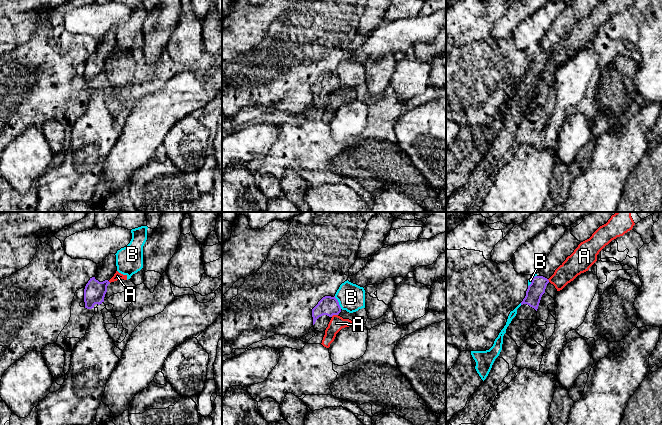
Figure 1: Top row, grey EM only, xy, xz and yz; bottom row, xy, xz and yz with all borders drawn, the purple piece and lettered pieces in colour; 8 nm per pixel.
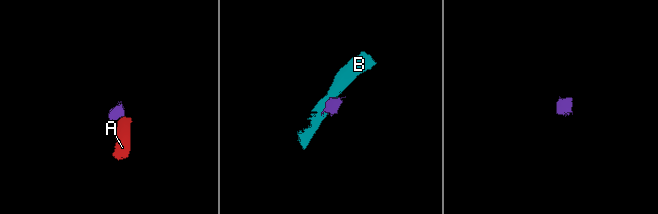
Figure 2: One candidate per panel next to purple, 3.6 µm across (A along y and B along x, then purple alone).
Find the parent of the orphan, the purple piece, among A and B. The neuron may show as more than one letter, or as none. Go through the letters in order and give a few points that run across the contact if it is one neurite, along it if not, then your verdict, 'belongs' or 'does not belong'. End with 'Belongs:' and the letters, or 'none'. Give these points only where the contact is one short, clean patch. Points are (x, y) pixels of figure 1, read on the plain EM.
A: xz (337, 90), (331, 92) | does not belong
B: xz (334, 72), (341, 84) | does not belong
Belongs: none

